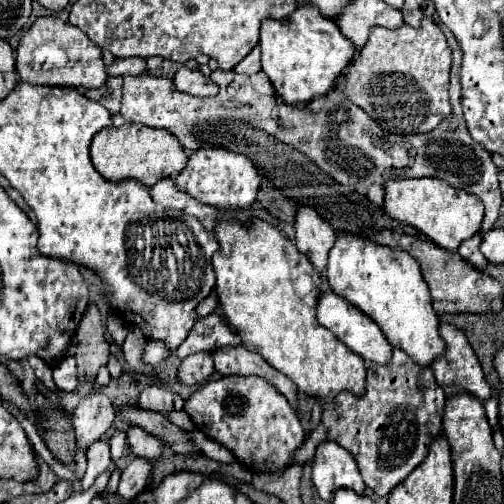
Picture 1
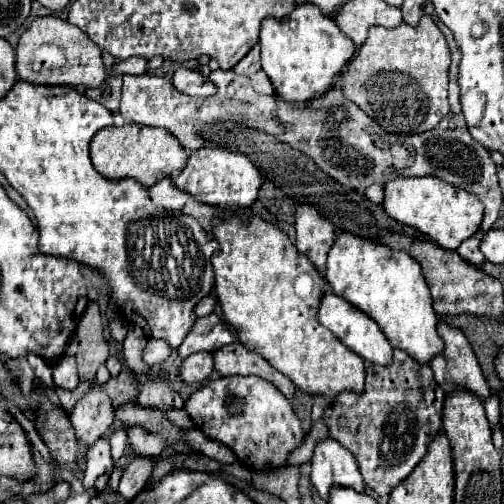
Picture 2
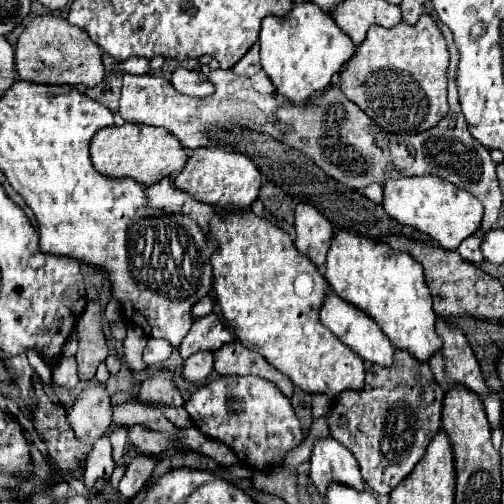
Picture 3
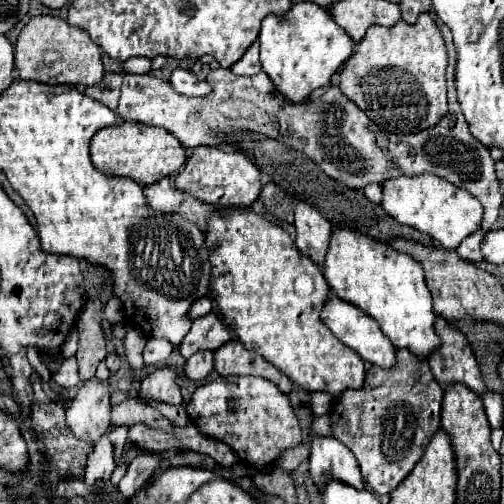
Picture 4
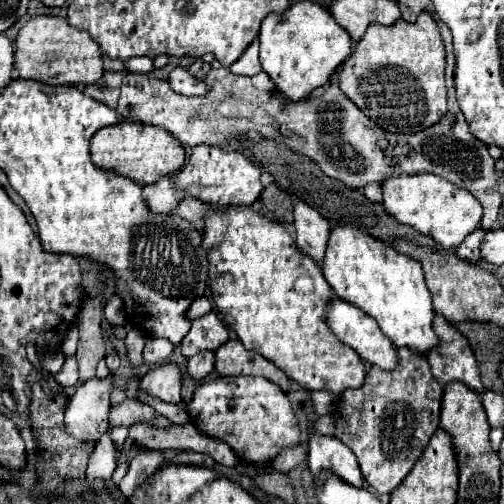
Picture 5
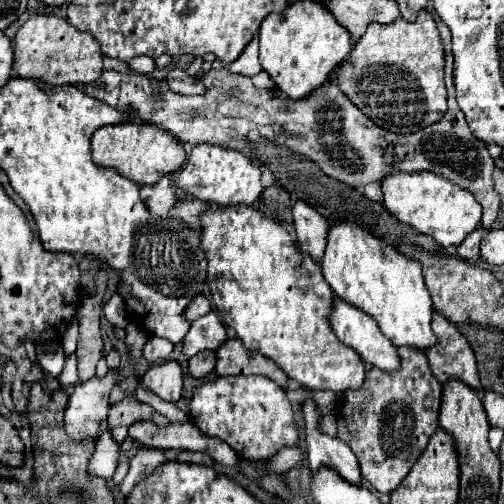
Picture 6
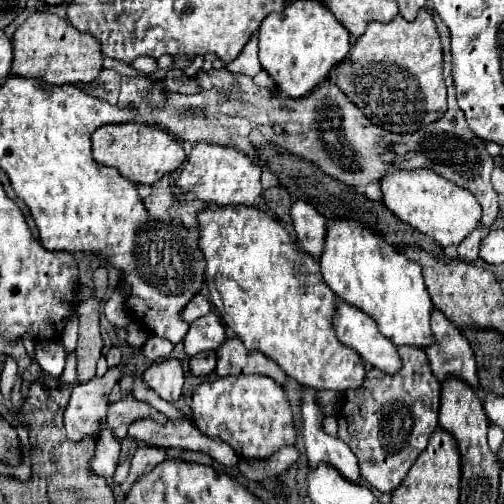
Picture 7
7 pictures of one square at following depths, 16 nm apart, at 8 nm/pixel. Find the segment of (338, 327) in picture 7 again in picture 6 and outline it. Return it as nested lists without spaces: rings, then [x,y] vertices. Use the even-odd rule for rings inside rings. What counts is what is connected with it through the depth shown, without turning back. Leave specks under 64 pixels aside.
[[[336,298],[332,308],[330,308],[328,322],[330,322],[330,328],[334,330],[334,334],[338,336],[338,340],[344,342],[346,346],[354,348],[364,362],[368,362],[372,366],[378,366],[386,372],[394,372],[400,366],[400,358],[398,358],[398,352],[396,352],[394,344],[380,332],[378,324],[368,314],[364,314],[360,308]]]

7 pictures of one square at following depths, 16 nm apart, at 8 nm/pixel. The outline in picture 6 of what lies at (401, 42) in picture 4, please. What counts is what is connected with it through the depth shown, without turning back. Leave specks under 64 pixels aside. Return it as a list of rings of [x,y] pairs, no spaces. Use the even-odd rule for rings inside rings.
[[[422,10],[416,18],[416,22],[406,22],[404,18],[398,18],[394,24],[370,24],[366,34],[356,42],[350,56],[342,62],[342,66],[336,70],[338,86],[340,90],[380,128],[388,128],[388,132],[402,132],[412,134],[428,124],[438,122],[446,114],[446,86],[444,86],[444,46],[436,28],[436,22],[432,20],[430,12]],[[368,62],[374,62],[374,66],[380,66],[380,76],[386,78],[388,68],[388,82],[382,82],[380,76],[374,76],[374,66],[368,66]]]

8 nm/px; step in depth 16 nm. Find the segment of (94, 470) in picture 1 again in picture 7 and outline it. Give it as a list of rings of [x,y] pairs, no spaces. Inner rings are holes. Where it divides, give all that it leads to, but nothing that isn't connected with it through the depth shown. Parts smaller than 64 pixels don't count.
[[[104,430],[96,440],[96,452],[90,462],[90,472],[96,476],[112,478],[120,458],[120,442],[114,438],[112,430]]]

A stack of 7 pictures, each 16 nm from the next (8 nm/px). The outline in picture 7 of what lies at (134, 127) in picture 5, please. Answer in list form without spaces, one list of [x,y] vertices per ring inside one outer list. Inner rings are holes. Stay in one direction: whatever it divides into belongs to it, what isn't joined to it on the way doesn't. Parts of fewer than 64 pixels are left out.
[[[144,122],[100,126],[92,134],[92,156],[100,166],[112,166],[136,184],[156,184],[164,174],[178,170],[186,160],[182,144],[170,132]]]

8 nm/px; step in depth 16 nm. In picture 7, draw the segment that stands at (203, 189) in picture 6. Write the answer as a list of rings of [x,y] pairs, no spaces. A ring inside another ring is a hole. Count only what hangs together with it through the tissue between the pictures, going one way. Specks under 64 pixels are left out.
[[[200,142],[192,148],[188,160],[180,168],[180,174],[176,178],[176,186],[182,188],[184,192],[194,194],[196,198],[200,198],[206,204],[214,204],[214,206],[246,204],[246,206],[252,206],[262,194],[260,174],[262,174],[260,166],[254,164],[252,158],[248,158],[240,150]]]

